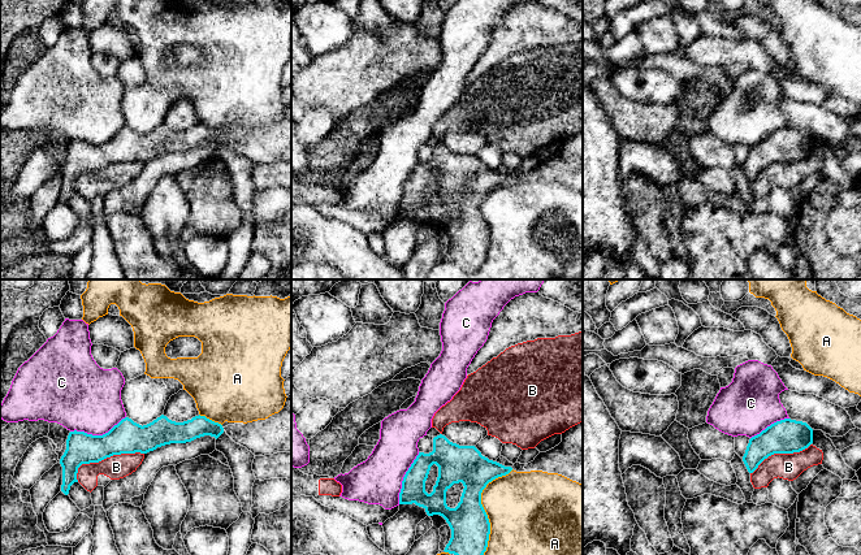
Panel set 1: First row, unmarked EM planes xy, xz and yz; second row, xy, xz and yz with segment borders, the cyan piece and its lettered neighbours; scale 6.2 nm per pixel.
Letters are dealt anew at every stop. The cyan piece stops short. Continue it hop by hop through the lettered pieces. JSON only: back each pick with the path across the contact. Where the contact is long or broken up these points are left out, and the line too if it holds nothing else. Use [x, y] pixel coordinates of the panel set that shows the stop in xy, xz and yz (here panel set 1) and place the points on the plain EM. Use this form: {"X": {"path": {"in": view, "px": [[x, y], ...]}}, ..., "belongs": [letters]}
{"belongs": []}

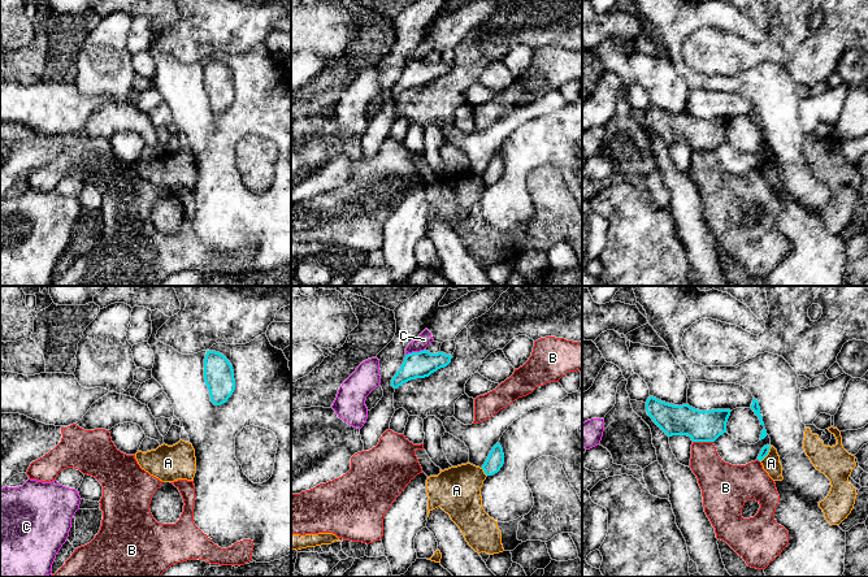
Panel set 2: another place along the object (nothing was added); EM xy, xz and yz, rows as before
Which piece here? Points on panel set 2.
{"belongs": []}

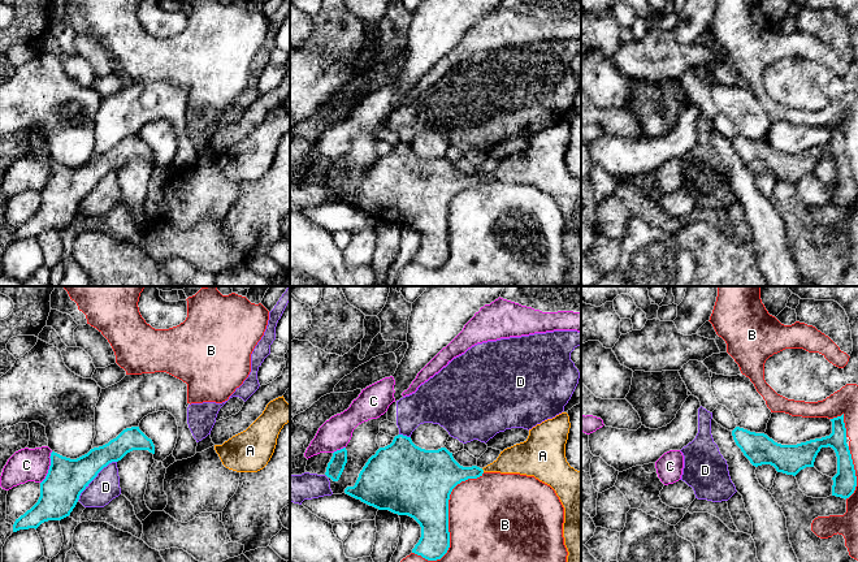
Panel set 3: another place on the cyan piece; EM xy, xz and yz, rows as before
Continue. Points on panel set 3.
{"A": {"path": {"in": "xz", "px": [[442, 181], [473, 181], [482, 178], [520, 167]]}}, "belongs": ["A"]}

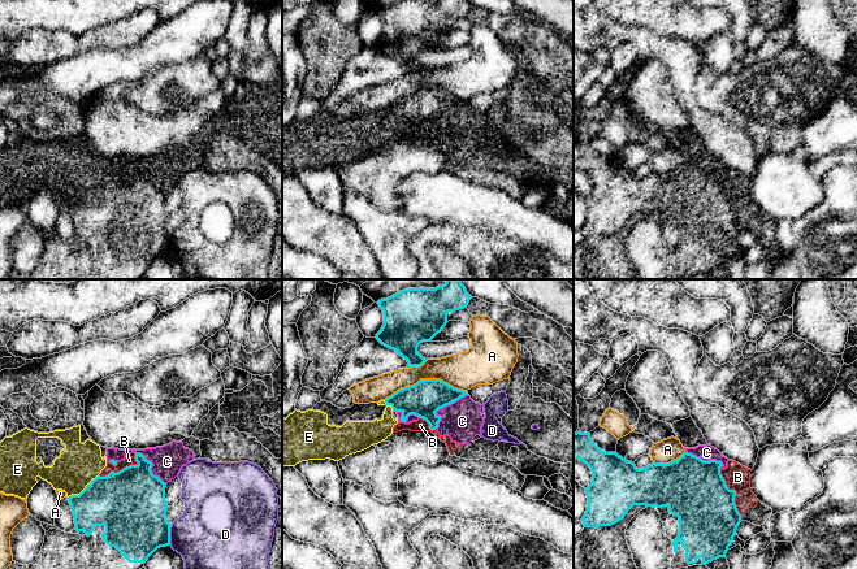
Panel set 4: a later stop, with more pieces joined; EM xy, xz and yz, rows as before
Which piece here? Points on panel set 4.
{"belongs": []}

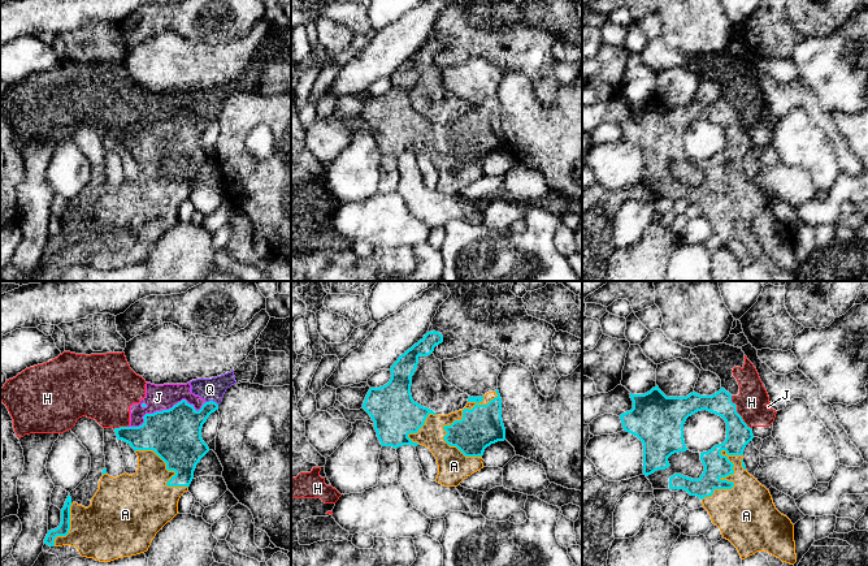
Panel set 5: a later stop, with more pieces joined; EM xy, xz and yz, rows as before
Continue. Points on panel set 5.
{"belongs": ["A"]}

